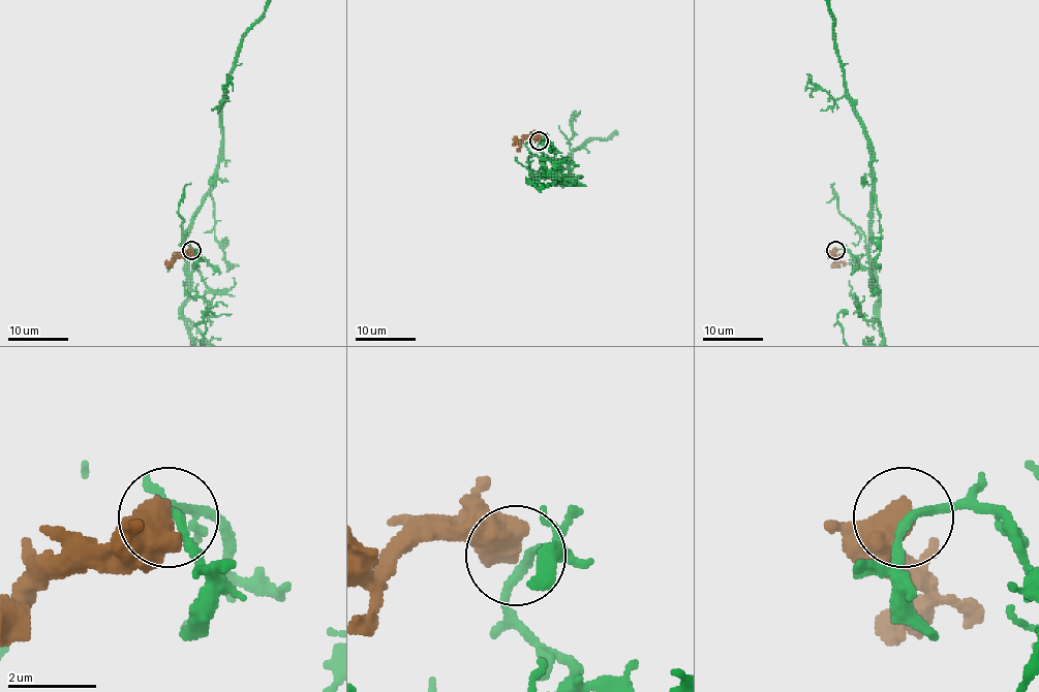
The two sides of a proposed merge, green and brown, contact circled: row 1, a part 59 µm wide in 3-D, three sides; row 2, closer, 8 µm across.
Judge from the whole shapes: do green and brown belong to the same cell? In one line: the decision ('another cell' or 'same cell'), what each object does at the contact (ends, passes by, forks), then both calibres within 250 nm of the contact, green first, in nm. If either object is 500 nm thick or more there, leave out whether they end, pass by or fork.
another cell; calibres 180 and 700 nm

